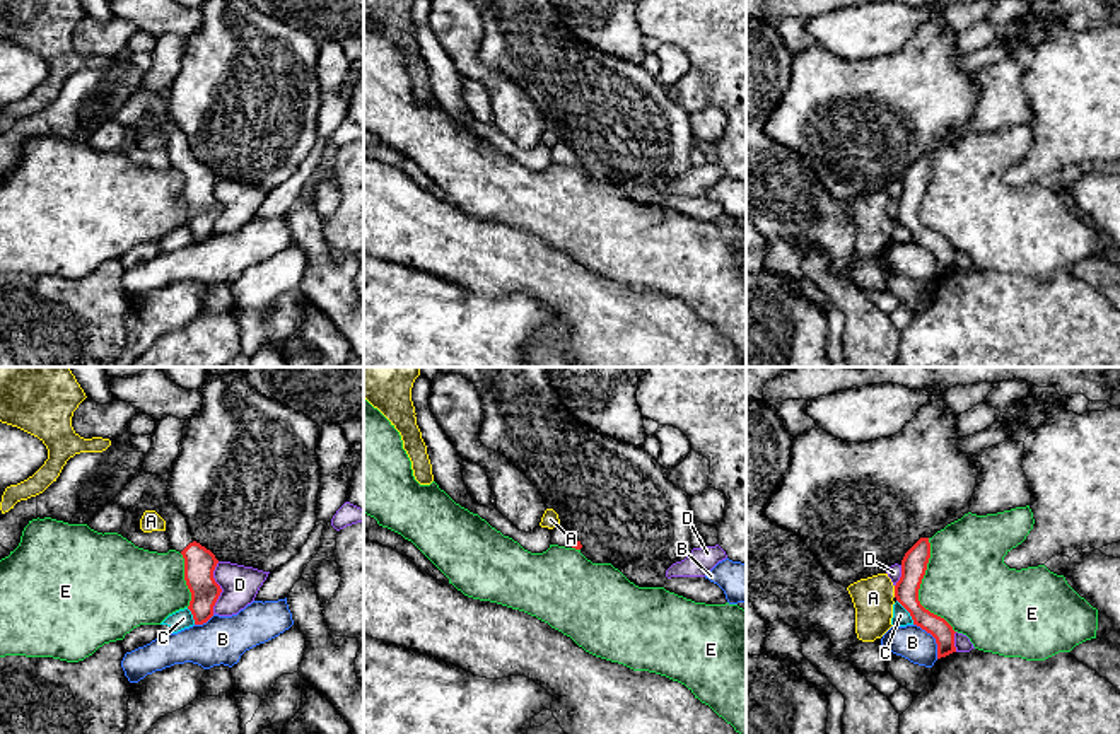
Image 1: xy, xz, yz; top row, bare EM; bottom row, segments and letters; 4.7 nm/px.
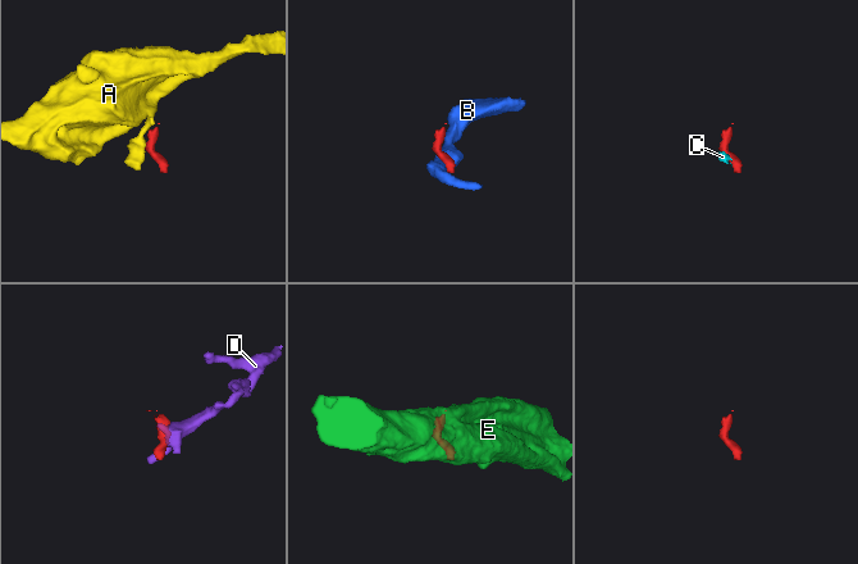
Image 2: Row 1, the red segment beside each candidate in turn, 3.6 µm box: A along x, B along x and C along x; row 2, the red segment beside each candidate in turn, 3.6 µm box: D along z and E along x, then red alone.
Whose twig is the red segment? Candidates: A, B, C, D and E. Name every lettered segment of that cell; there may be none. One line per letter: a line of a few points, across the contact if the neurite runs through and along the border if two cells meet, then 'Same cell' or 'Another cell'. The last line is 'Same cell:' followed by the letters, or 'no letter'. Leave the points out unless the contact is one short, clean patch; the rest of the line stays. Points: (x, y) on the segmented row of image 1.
A: Line: yz (893, 586), (895, 596). Another cell
B: Line: yz (914, 623), (934, 639), (938, 658). Another cell
C: Line: yz (897, 600), (914, 623). Another cell
D: Another cell
E: Another cell
Same cell: no letter

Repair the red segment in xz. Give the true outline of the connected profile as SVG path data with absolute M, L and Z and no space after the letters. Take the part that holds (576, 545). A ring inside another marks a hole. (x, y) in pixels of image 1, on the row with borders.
M562 524L551 529L551 545L575 548L575 550L582 548L580 541L574 536L574 533Z

